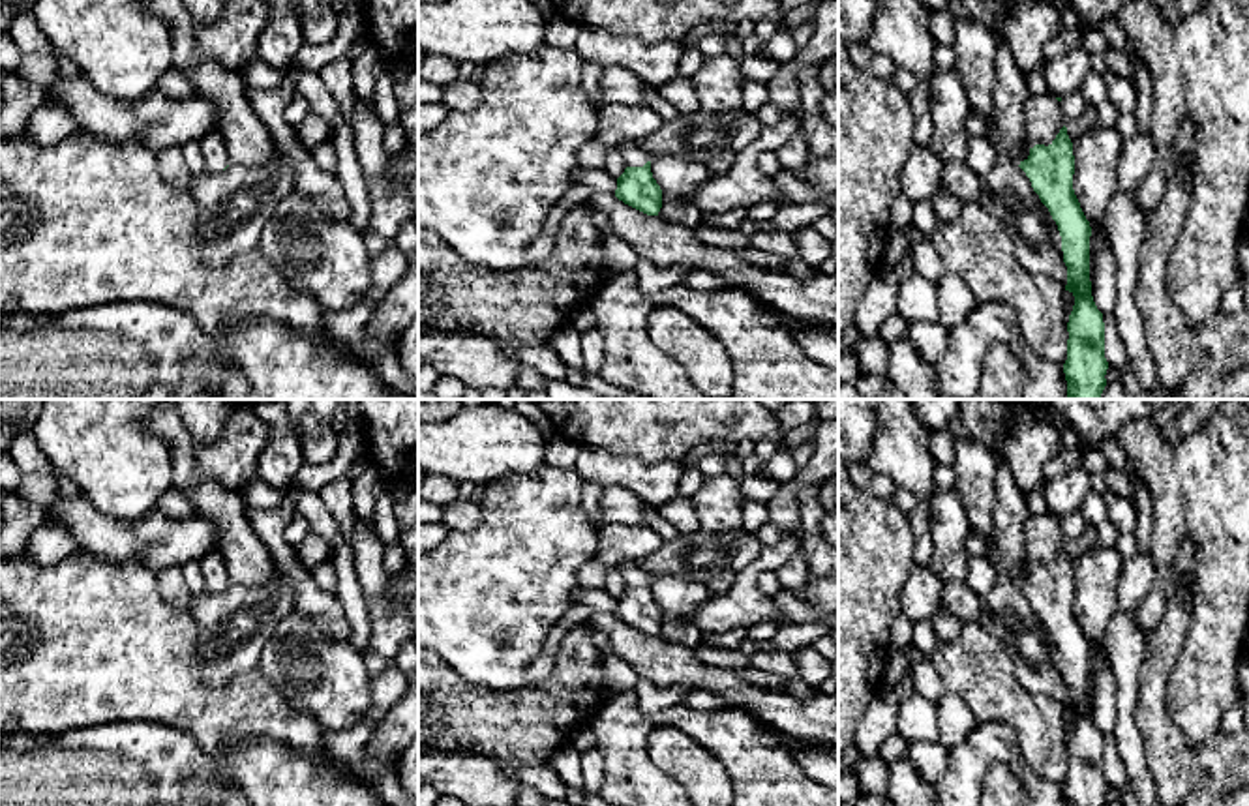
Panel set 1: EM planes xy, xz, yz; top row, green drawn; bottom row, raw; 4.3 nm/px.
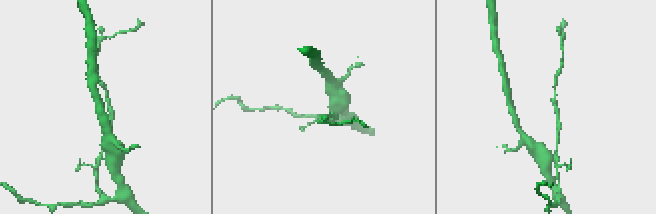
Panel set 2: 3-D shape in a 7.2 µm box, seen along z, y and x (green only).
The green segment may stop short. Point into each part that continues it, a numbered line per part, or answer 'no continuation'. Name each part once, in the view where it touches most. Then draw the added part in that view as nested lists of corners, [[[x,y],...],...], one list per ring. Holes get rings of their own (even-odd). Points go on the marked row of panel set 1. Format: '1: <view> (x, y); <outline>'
1: xz (632, 154); [[[626,141],[617,146],[626,167],[643,167],[651,157],[634,142]]]

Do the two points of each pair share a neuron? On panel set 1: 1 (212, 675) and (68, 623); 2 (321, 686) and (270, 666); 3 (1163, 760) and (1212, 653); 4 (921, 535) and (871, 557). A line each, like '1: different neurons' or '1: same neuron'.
1: different neurons
2: same neuron
3: different neurons
4: different neurons

